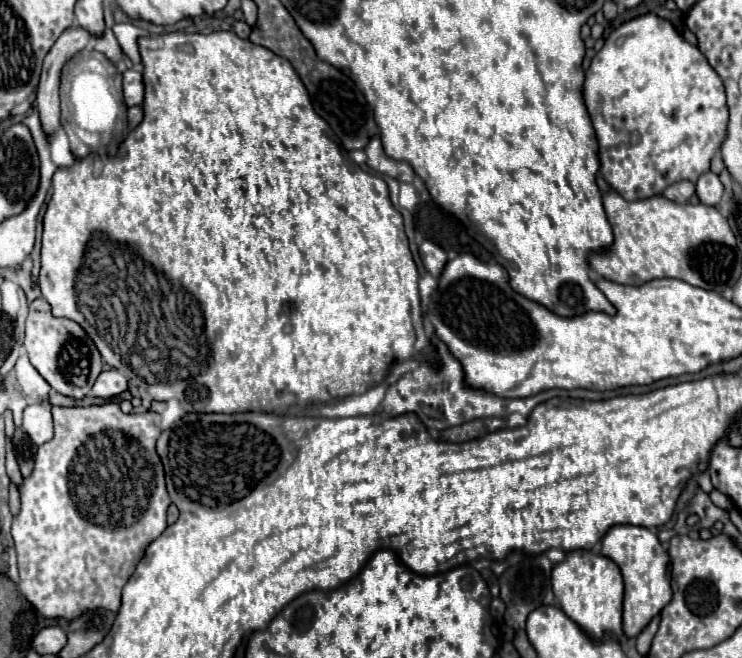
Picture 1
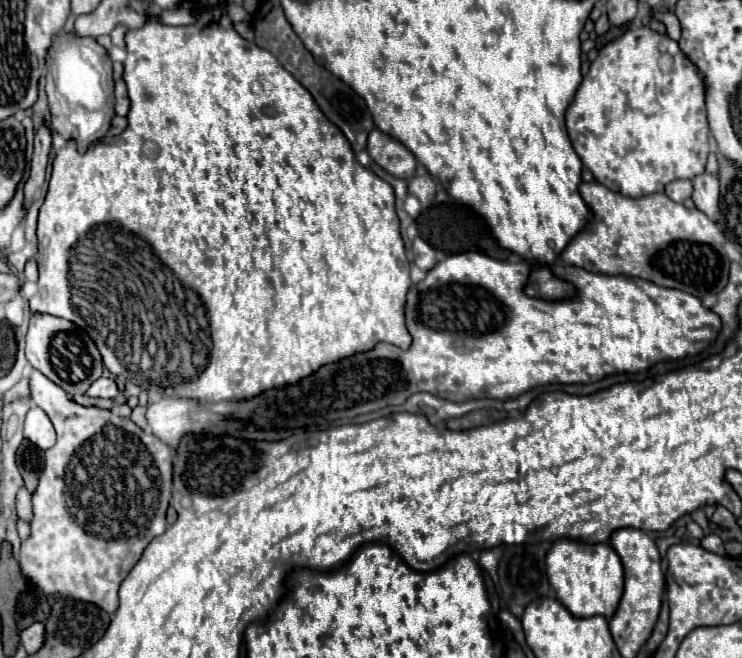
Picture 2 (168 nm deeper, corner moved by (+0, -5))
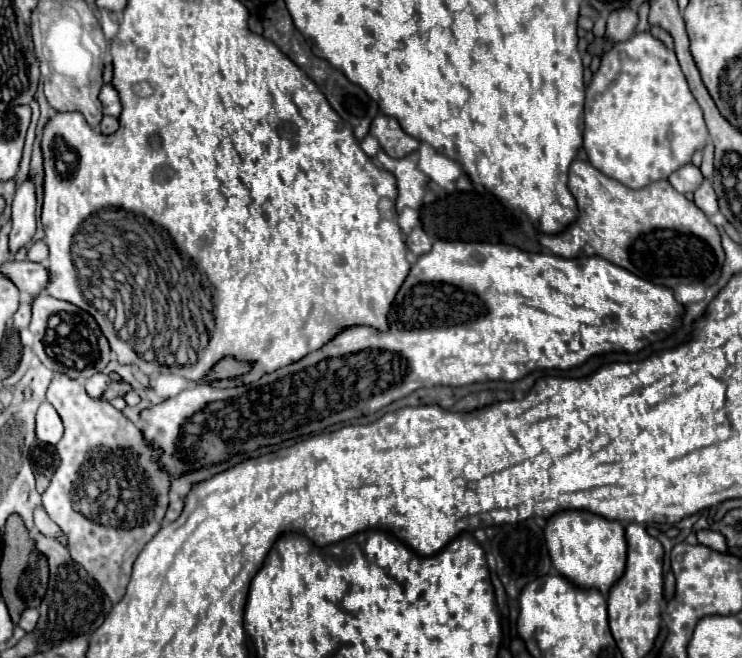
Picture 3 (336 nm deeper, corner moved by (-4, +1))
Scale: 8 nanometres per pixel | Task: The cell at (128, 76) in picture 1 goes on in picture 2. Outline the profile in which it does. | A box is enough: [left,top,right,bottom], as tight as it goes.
[116,79,130,115]

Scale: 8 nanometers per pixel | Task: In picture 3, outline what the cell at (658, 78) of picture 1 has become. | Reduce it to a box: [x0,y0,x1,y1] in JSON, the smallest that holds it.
[584,33,708,189]

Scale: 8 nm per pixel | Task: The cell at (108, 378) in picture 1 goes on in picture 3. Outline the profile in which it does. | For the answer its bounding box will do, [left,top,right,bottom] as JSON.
[86,373,110,399]

